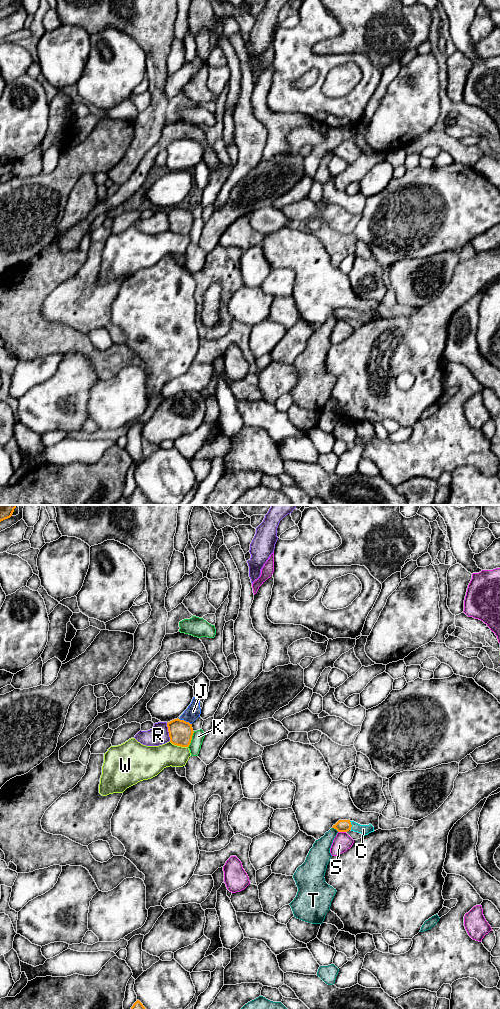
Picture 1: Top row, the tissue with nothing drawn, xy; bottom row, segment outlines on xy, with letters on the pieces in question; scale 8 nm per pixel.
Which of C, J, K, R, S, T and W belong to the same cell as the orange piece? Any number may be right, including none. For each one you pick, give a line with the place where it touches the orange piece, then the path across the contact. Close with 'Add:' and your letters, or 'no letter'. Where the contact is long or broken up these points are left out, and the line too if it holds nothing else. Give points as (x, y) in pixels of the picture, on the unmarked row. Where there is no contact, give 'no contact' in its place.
C: contact xy (351, 313); way xy (342, 313), (351, 313), (363, 317)
Add: C

